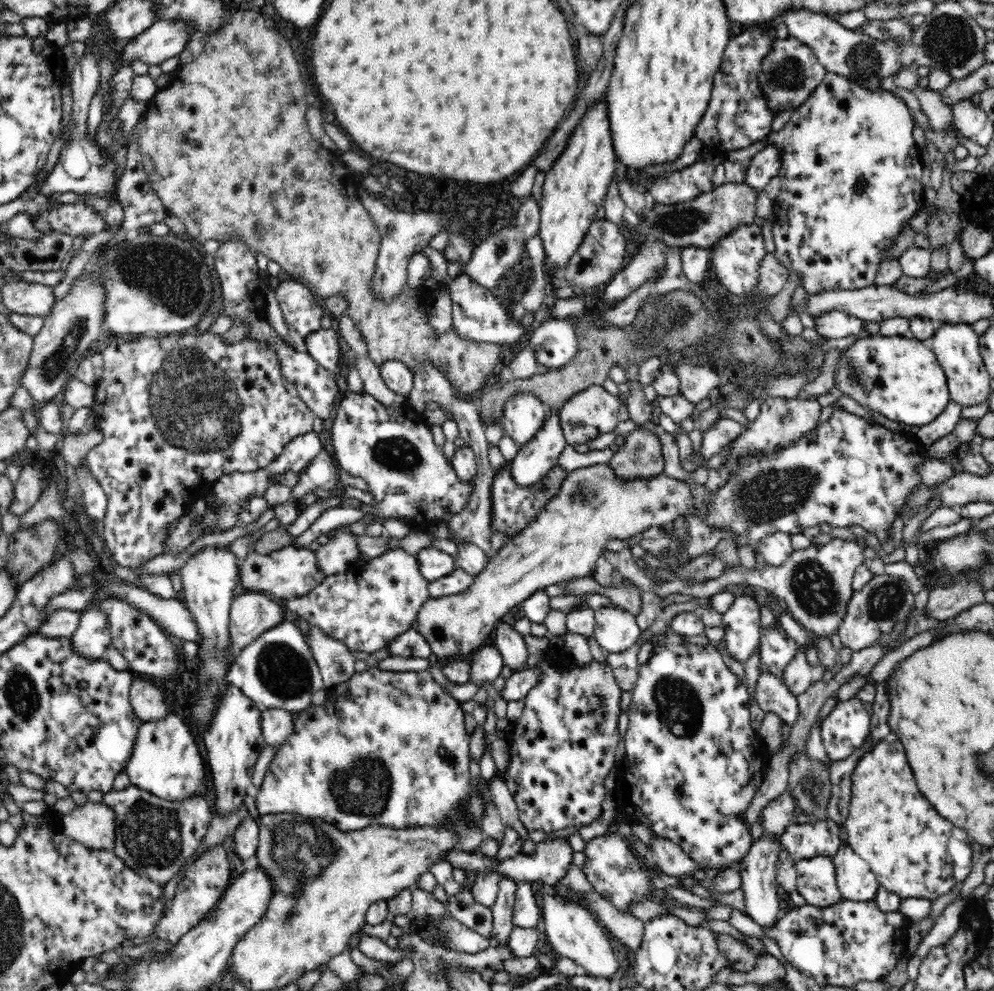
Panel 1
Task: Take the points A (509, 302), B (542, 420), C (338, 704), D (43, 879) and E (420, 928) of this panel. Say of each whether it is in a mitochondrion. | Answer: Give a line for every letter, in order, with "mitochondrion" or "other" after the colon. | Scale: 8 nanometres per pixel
A: other
B: other
C: other
D: other
E: other

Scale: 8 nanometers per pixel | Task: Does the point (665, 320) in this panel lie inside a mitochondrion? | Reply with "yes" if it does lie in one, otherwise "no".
yes

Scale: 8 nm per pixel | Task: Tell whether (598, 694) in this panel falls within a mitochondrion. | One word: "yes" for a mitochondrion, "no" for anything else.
yes

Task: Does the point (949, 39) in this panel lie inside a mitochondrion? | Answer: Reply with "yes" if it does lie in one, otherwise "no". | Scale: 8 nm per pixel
yes

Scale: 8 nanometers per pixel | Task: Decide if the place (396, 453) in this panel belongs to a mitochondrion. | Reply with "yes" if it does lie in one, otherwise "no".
yes

